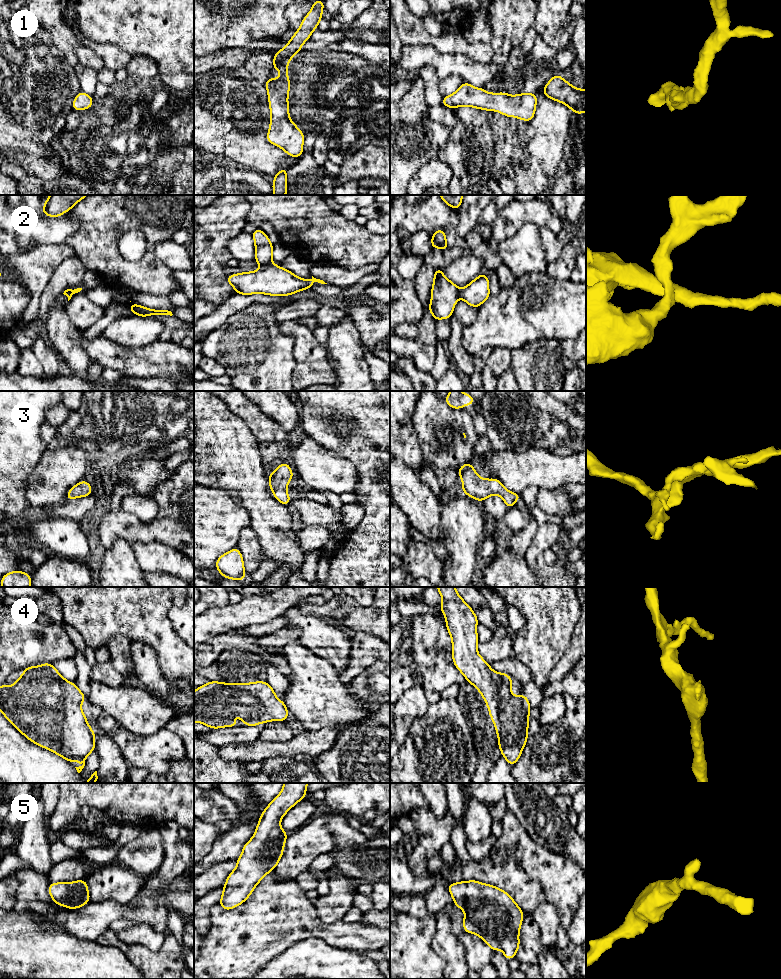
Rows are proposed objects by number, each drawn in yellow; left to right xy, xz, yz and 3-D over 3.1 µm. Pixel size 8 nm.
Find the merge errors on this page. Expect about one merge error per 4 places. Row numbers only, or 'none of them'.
2

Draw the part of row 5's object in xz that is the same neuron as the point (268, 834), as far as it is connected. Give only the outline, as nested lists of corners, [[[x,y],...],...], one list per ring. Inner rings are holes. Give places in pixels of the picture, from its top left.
[[[284,783],[284,786],[279,793],[279,795],[274,798],[271,803],[265,808],[265,810],[261,813],[261,817],[259,818],[258,825],[256,827],[255,833],[253,837],[244,845],[242,849],[242,854],[239,858],[237,858],[237,866],[236,868],[228,875],[227,880],[225,882],[225,886],[223,887],[223,893],[220,899],[219,904],[221,905],[223,910],[233,909],[243,902],[246,901],[247,898],[250,897],[252,891],[255,889],[256,885],[273,869],[276,868],[279,860],[283,856],[284,845],[287,839],[288,833],[286,833],[280,827],[280,821],[283,816],[299,801],[306,798],[306,790],[308,783]]]

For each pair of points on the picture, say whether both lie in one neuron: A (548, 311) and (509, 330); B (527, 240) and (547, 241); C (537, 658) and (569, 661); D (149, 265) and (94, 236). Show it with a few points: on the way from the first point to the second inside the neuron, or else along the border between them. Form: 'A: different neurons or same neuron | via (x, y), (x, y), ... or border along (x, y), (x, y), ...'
A: same neuron | via (538, 313), (528, 323), (519, 323)
B: different neurons | border along (538, 227), (540, 245), (544, 259), (547, 262)
C: different neurons | border along (570, 639), (567, 648), (546, 680)
D: same neuron | via (135, 267), (124, 267), (107, 250)

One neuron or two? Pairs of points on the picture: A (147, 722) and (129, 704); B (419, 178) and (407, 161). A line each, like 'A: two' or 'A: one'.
A: one
B: two

